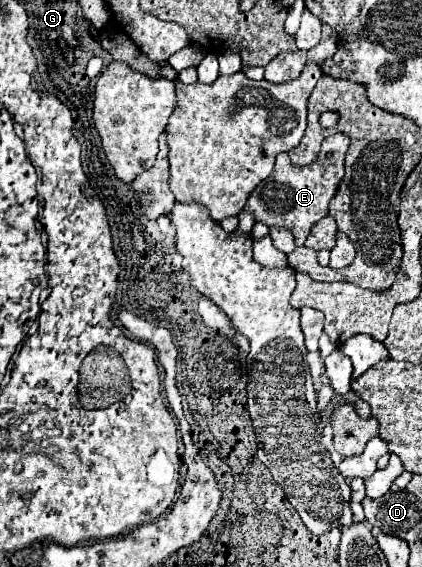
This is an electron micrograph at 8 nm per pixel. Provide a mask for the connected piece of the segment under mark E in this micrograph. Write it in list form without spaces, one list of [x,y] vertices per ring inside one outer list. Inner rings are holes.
[[[331,135],[323,141],[317,159],[305,167],[293,165],[287,153],[279,153],[273,173],[251,193],[247,207],[243,211],[253,213],[257,221],[263,221],[267,227],[271,227],[269,237],[273,239],[273,245],[279,251],[289,255],[295,249],[295,245],[301,247],[313,225],[327,215],[327,205],[335,195],[339,181],[343,179],[343,161],[347,147],[349,147],[347,135]],[[293,237],[295,237],[295,245],[293,245]]]

